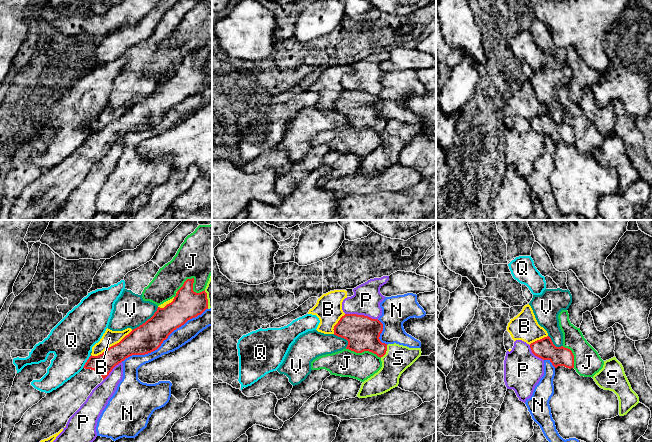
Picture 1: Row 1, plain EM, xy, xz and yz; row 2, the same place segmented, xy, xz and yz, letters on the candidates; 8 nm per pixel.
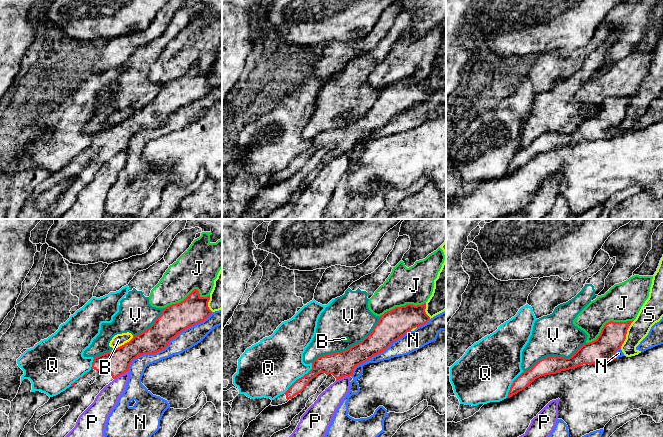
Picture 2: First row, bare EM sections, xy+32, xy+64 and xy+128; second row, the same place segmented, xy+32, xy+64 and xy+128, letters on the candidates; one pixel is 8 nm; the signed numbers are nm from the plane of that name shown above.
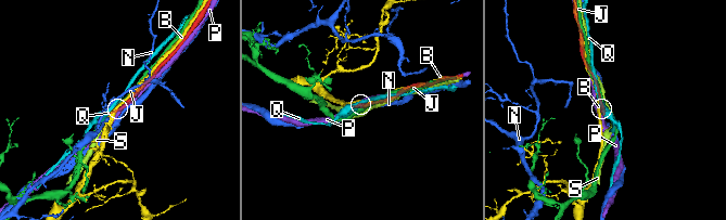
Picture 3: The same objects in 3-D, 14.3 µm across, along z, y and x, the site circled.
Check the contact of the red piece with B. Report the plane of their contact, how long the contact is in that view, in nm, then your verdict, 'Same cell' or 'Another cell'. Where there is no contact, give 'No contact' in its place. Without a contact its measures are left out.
Touches red in xy. Shared border 400 nm. Another cell

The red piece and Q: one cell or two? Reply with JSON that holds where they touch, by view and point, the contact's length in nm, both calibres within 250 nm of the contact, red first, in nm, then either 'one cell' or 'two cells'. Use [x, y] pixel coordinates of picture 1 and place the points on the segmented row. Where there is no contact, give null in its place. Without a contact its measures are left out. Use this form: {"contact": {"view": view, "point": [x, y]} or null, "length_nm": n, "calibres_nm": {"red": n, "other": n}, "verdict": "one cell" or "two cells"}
{"contact": {"view": "xy", "point": [87, 361]}, "length_nm": 130, "calibres_nm": {"red": 160, "other": 360}, "verdict": "two cells"}

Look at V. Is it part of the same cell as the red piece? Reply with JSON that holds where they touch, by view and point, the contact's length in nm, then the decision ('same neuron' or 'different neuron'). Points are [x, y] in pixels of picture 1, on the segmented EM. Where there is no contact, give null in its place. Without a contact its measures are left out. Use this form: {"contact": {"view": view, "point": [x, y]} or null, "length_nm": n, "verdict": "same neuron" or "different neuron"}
{"contact": {"view": "xy", "point": [147, 320]}, "length_nm": 280, "verdict": "different neuron"}

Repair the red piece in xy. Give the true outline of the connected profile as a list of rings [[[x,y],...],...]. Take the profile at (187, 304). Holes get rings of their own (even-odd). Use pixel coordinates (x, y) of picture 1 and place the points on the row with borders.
[[[194,278],[187,279],[177,291],[173,301],[164,308],[157,308],[154,315],[139,327],[133,329],[119,343],[109,347],[98,356],[90,356],[83,369],[62,386],[47,393],[37,404],[29,408],[15,424],[9,442],[40,442],[64,429],[69,418],[86,401],[92,390],[100,384],[112,369],[132,355],[145,355],[157,350],[164,340],[188,320],[201,315],[208,309],[207,293],[193,291]]]

